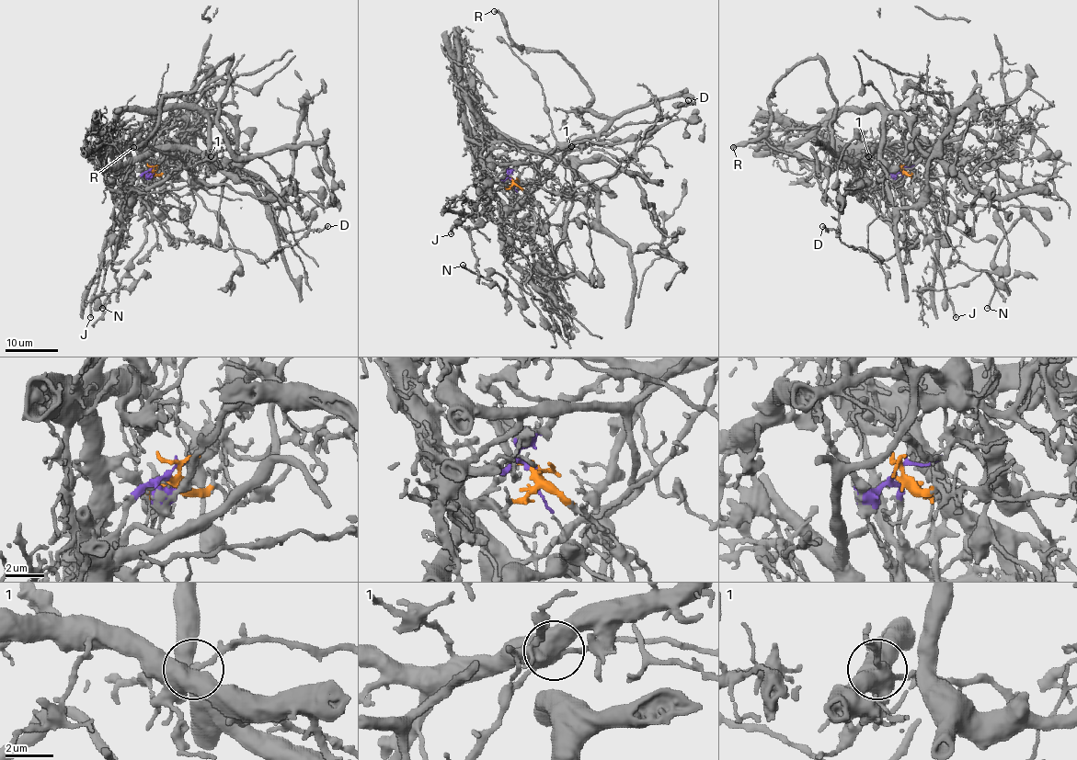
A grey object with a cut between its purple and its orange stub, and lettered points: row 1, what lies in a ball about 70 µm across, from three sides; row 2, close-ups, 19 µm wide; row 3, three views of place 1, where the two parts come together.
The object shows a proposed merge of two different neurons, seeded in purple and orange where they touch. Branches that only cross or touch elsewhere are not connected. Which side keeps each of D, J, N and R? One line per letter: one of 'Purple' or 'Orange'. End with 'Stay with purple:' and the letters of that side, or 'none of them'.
D: Purple
J: Orange
N: Orange
R: Purple
Stay with purple: D, R

